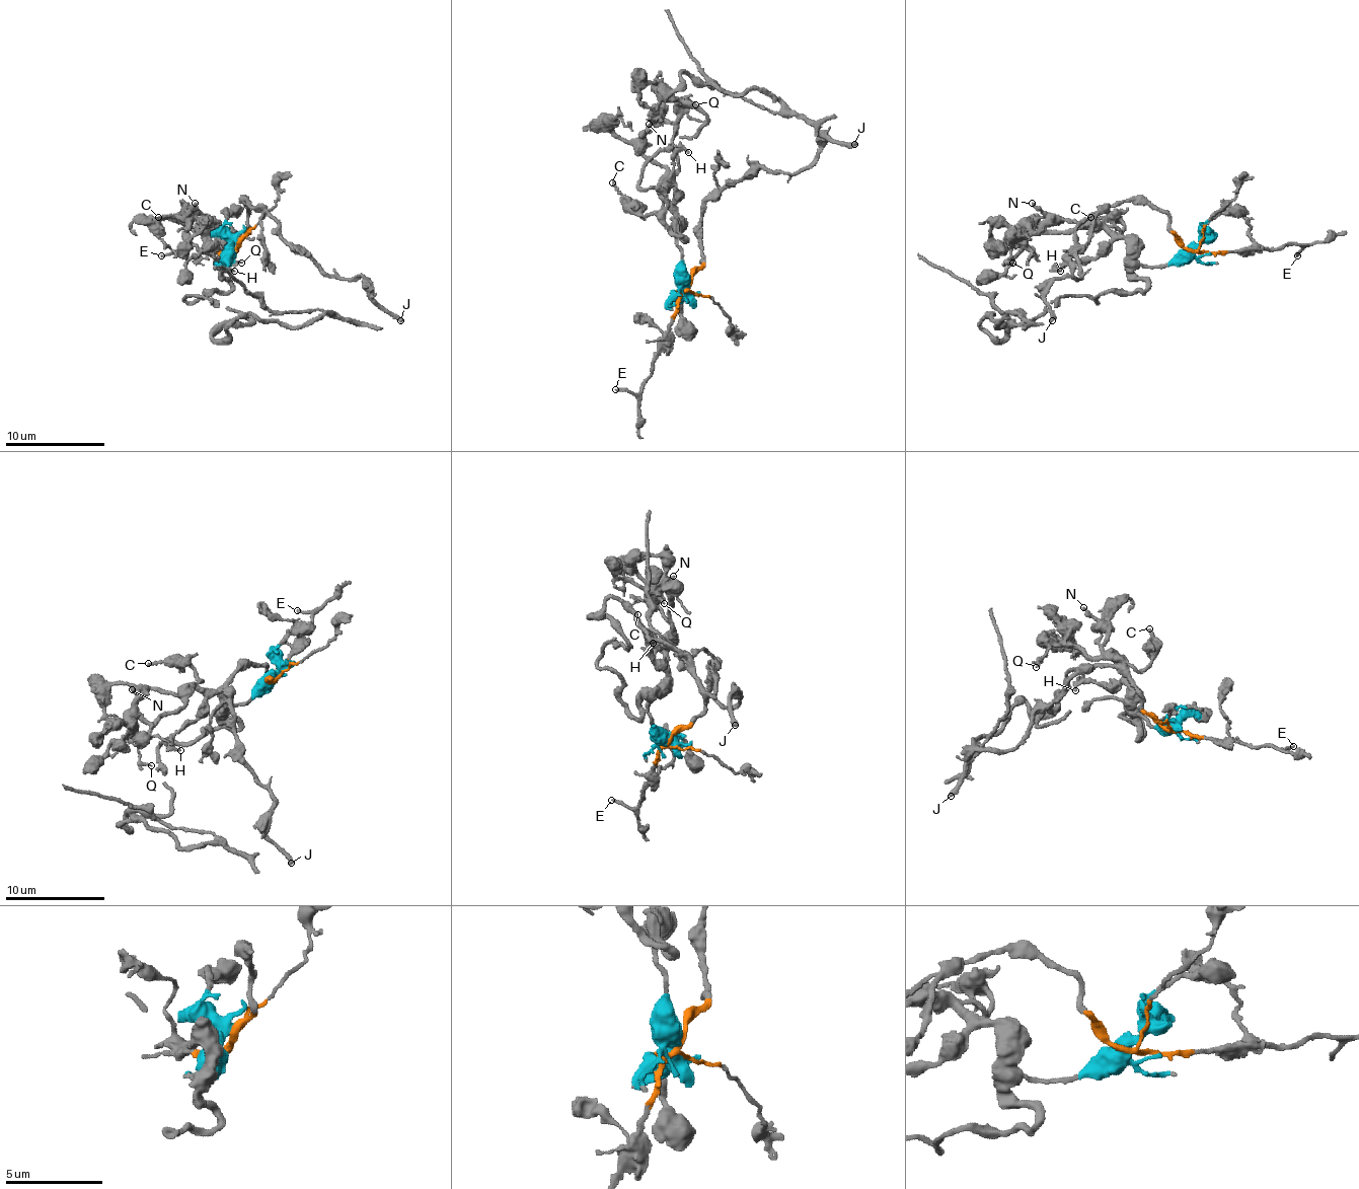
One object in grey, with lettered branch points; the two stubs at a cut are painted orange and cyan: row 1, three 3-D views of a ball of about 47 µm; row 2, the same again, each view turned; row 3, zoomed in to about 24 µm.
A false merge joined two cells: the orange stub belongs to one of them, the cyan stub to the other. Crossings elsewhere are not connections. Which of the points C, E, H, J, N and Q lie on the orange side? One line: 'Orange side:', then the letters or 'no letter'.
Orange side: E, J

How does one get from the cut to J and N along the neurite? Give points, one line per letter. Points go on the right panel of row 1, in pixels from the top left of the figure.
J: (1196, 249), (1164, 212), (1115, 202), (1077, 251), (1082, 277), (1050, 284), (1052, 321)
N: (1196, 249), (1182, 249), (1166, 264), (1144, 267), (1124, 241), (1115, 239), (1102, 227), (1050, 219), (1033, 202)

